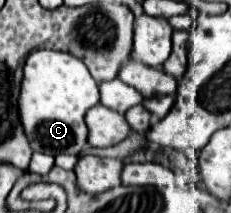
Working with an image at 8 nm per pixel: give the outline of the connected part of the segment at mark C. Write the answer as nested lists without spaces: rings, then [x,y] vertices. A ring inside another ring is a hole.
[[[34,50],[24,64],[24,78],[18,94],[18,118],[34,152],[74,154],[86,144],[84,114],[100,102],[98,82],[90,76],[86,64],[76,56],[56,50]]]

